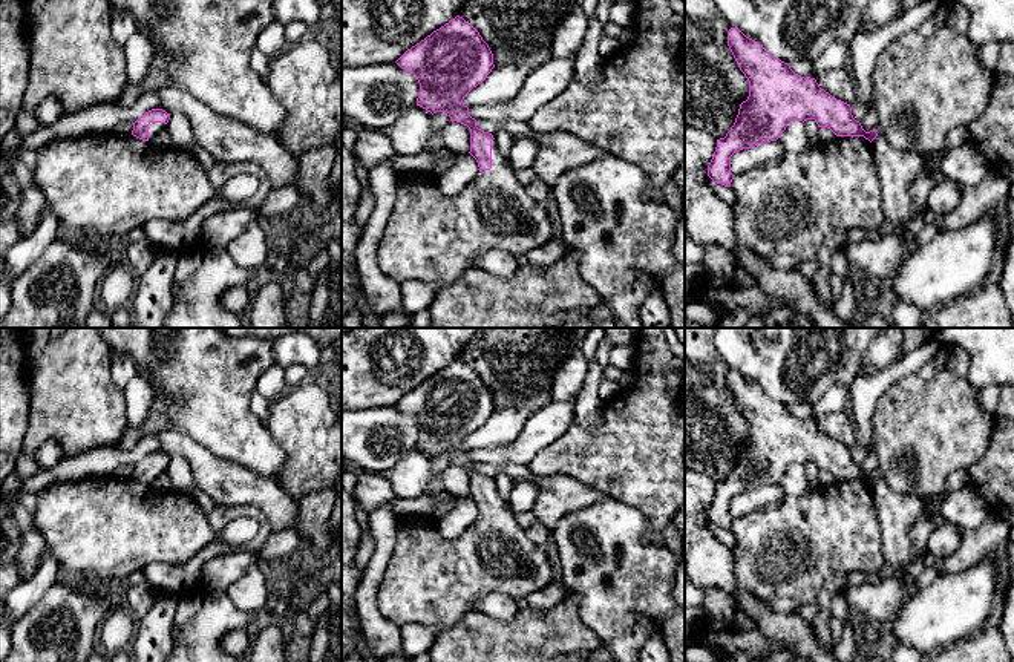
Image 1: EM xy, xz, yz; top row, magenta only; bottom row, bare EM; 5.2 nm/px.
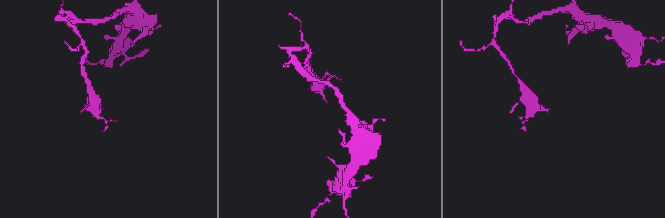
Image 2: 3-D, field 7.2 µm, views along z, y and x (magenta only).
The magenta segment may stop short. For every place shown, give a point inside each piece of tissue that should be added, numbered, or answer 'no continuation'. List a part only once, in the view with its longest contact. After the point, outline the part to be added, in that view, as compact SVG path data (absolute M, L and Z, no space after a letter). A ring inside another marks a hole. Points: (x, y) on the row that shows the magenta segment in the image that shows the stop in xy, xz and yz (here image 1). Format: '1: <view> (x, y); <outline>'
1: xz (429, 238); M493 139L492 169L452 198L443 195L435 175L417 172L398 184L377 265L398 283L418 280L441 290L484 251L522 256L556 233L551 208L525 192Z

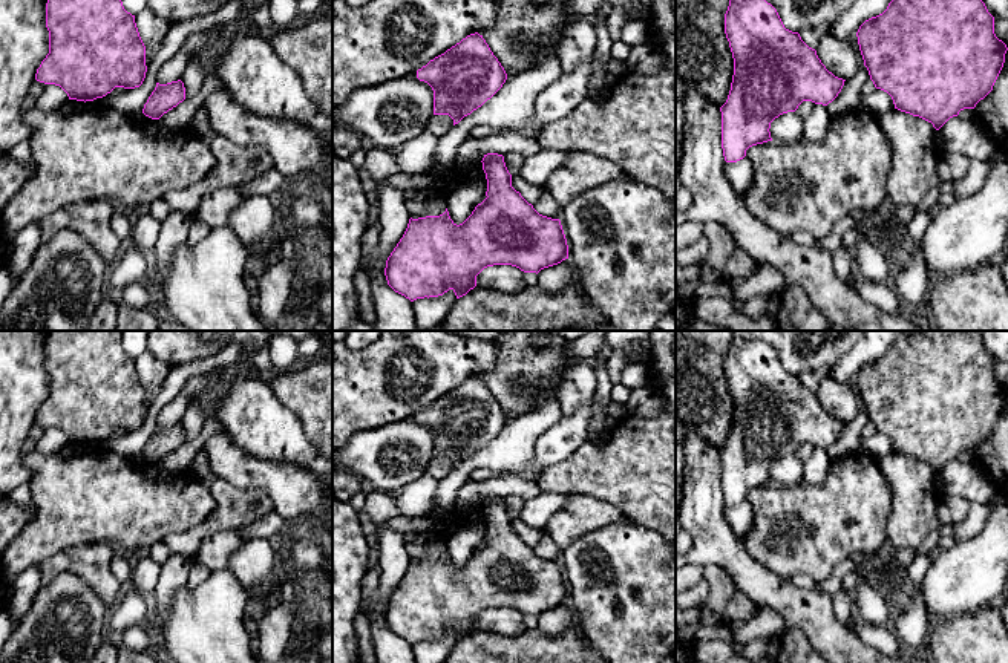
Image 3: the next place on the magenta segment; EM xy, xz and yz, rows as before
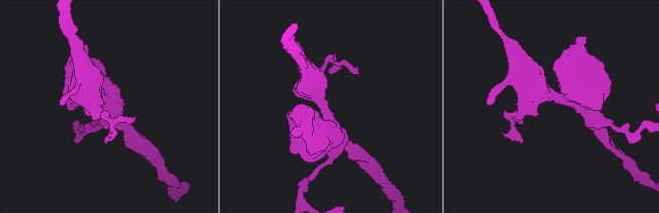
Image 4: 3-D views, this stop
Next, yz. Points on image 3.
no continuation

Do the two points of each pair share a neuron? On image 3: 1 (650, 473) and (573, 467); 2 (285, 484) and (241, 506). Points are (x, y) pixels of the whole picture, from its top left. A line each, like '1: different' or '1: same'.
1: same
2: different

